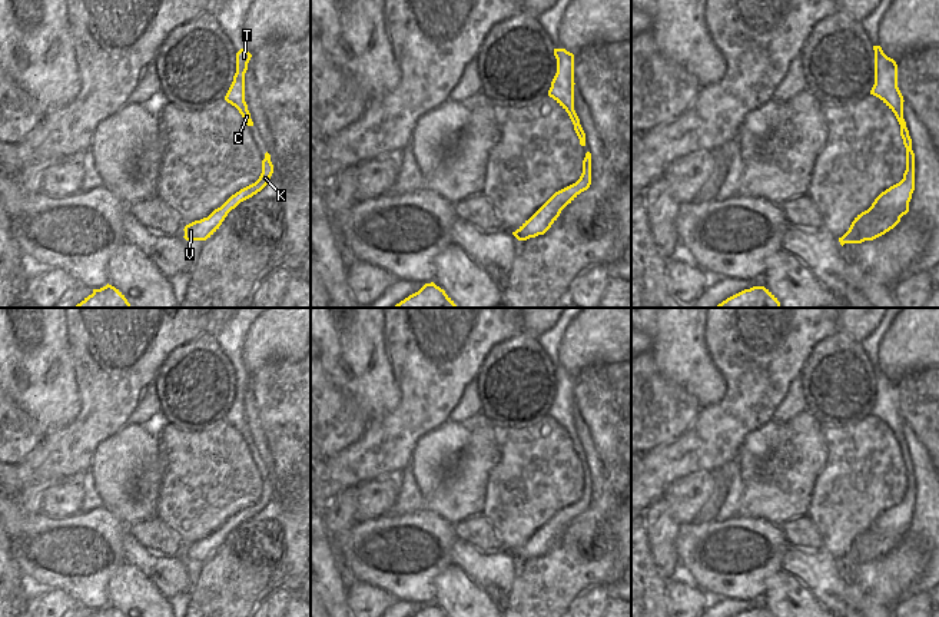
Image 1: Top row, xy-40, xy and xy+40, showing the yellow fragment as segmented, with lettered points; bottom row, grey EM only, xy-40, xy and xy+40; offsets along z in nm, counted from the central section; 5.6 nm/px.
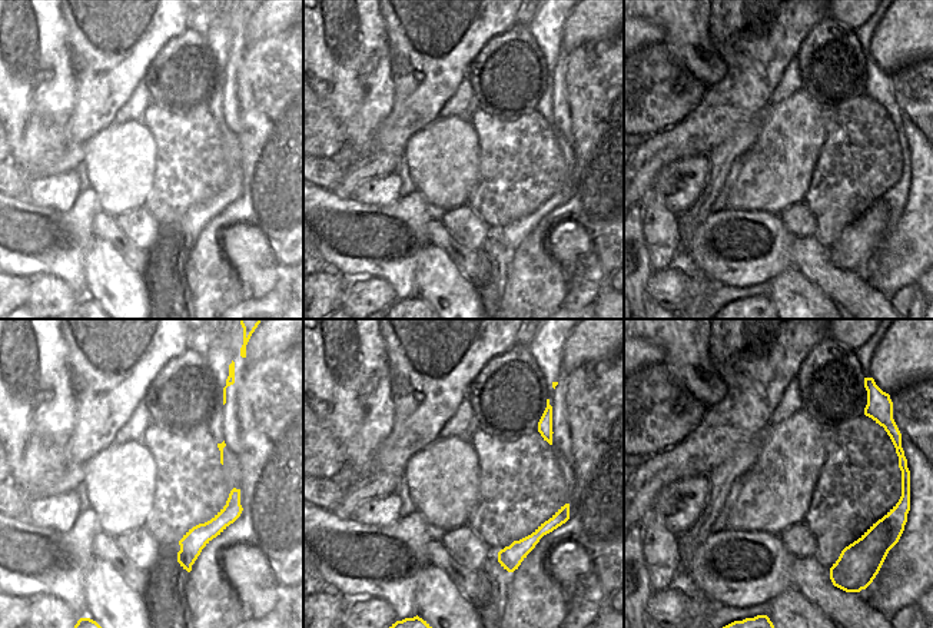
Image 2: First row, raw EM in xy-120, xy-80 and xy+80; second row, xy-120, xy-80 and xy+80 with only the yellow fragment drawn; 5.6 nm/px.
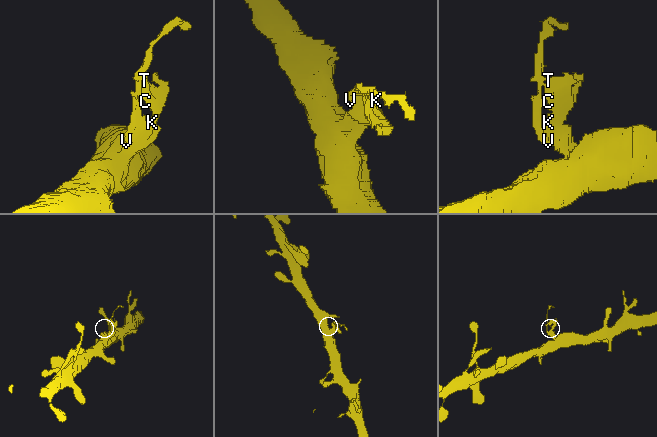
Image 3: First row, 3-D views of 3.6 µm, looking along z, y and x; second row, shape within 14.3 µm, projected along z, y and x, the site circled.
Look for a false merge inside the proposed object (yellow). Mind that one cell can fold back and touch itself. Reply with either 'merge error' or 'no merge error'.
merge error

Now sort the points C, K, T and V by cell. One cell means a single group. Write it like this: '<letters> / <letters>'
C K T / V

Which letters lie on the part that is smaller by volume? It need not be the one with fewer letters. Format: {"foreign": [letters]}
{"foreign": ["C", "K", "T"]}

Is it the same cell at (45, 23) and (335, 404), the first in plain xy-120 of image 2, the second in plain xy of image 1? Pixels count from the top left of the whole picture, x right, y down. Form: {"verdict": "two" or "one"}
{"verdict": "two"}

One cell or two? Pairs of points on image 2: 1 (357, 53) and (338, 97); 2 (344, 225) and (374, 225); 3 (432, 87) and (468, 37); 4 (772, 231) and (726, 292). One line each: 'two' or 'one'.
1: one
2: one
3: one
4: two

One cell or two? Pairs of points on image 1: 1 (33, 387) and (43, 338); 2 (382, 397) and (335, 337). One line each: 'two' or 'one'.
1: one
2: one

